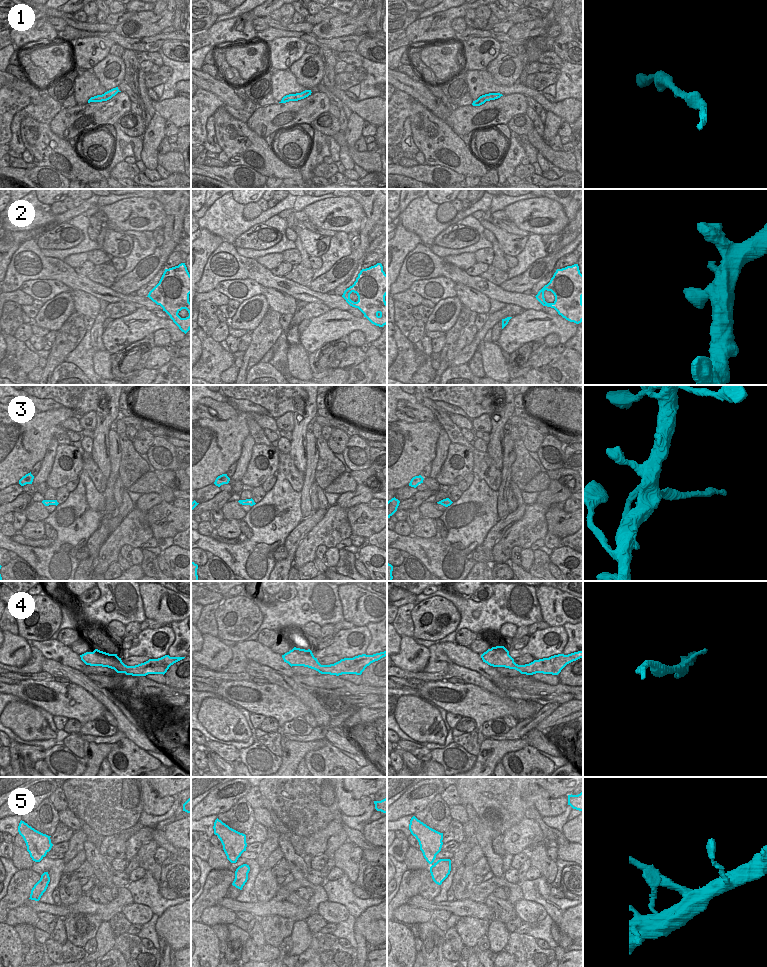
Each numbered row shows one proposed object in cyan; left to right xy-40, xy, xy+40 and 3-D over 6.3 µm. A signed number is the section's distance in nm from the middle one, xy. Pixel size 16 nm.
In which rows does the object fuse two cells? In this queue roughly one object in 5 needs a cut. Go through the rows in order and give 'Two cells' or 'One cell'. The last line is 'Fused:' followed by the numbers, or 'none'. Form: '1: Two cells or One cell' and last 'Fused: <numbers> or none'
1: One cell
2: One cell
3: One cell
4: One cell
5: One cell
Fused: none.

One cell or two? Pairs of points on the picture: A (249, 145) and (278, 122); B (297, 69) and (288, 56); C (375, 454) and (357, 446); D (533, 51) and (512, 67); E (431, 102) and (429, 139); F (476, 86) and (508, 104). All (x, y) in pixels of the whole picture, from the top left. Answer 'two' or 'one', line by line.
A: two
B: two
C: two
D: one
E: two
F: two

